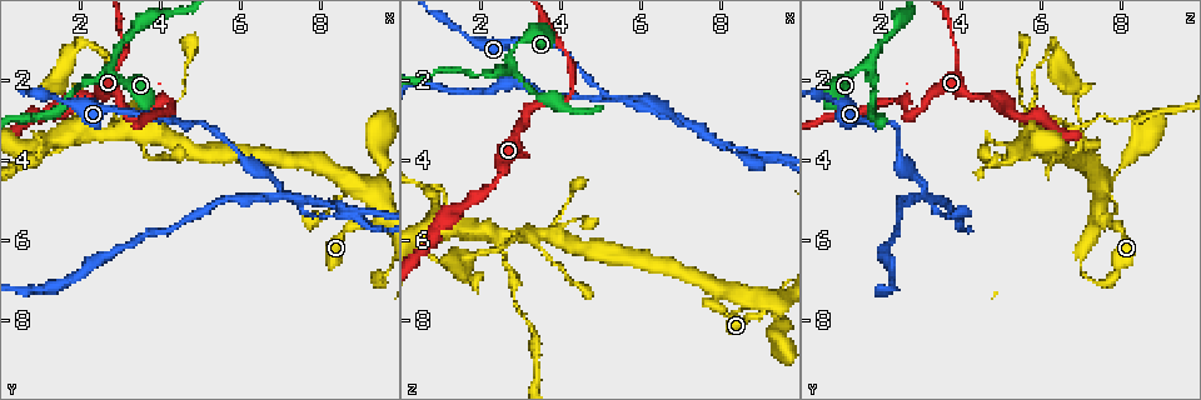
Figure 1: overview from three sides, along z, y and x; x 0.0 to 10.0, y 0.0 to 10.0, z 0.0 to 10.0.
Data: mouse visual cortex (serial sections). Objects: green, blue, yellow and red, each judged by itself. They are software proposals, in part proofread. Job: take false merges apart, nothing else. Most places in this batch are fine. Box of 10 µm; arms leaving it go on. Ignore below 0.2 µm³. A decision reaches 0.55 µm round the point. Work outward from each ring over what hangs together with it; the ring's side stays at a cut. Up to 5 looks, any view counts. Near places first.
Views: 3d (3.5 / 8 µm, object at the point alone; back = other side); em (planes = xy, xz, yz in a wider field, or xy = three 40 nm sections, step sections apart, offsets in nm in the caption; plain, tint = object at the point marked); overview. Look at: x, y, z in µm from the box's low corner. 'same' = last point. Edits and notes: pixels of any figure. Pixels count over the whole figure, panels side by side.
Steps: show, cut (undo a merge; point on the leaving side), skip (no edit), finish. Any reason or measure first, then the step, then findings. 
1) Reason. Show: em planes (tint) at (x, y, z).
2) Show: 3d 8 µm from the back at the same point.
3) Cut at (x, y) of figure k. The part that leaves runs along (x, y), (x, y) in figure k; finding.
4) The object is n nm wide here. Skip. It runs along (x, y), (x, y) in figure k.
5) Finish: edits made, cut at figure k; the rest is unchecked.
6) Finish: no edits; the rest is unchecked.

A fork. Show: 3d 3.5 µm at (6.90, 4.75, 3.00).

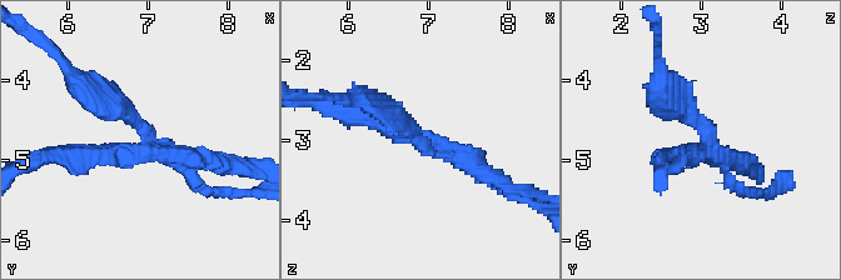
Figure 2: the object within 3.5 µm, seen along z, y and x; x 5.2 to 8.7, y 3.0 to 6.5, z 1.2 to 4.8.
3 arms meet here; the arms are 200, 200, 250 nm wide; shape alone is not enough. Show: em xy step 5 (tint) at (6.95, 4.70, 3.05).

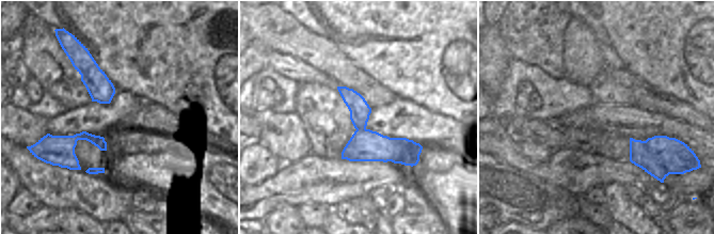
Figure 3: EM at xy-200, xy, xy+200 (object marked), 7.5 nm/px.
Cut at (237, 170) of figure 2. The part that leaves runs along (147, 141), (143, 149), (35, 156) in figure 2; a second cell is stuck on.

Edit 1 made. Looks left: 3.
Redraw. Show: overview.

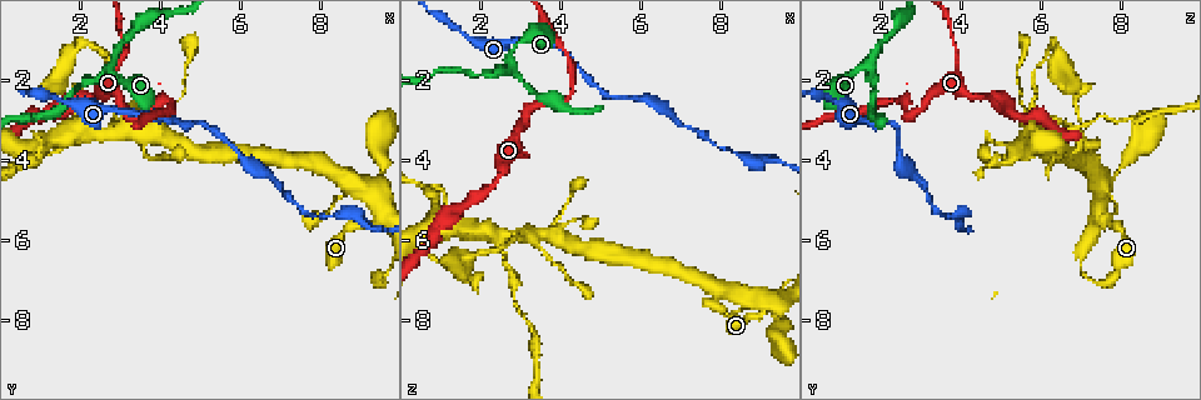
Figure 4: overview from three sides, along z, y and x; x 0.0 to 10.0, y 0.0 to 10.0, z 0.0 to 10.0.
Sudden change in width. Show: 3d 3.5 µm at (2.60, 3.30, 6.30).

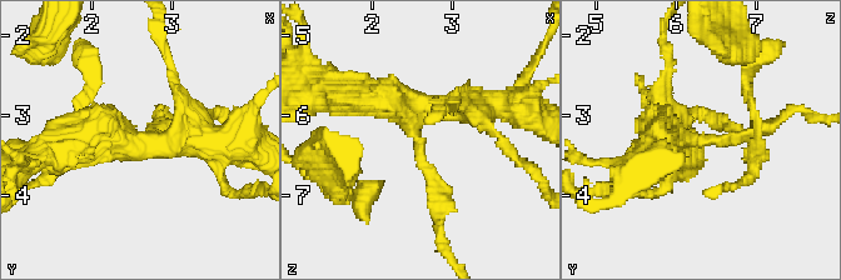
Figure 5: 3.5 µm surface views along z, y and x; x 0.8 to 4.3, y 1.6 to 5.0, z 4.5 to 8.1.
3 arms meet here; the arms are 150, 350, 350 nm wide. Show: em xy step 1 (tint) at (2.55, 3.30, 6.30).

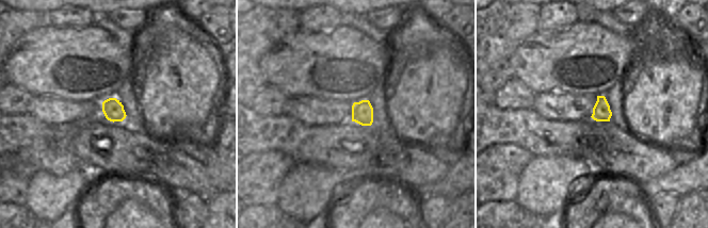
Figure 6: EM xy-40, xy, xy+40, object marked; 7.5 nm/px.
Skip. It runs along (467, 104), (417, 108), (413, 133), (441, 213) in figure 5; one cell here.

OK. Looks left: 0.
Finish: edits made, cut at figure 2; the rest is unchecked.

